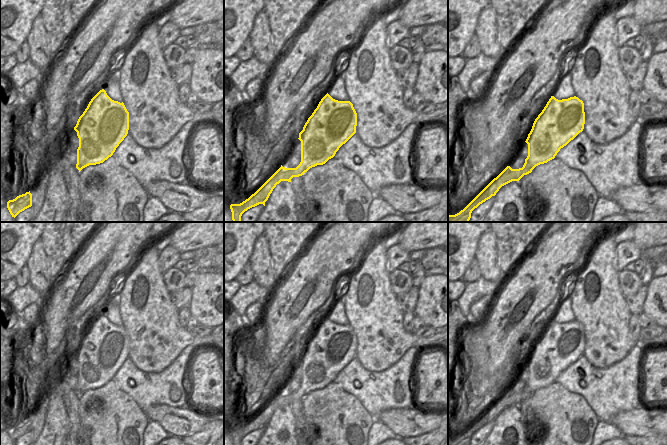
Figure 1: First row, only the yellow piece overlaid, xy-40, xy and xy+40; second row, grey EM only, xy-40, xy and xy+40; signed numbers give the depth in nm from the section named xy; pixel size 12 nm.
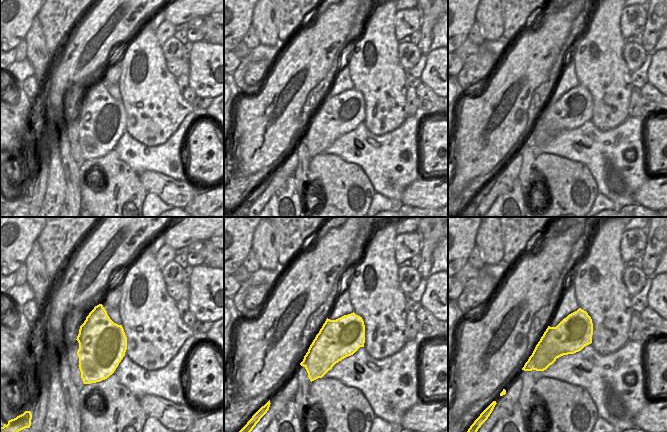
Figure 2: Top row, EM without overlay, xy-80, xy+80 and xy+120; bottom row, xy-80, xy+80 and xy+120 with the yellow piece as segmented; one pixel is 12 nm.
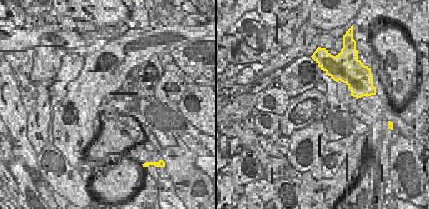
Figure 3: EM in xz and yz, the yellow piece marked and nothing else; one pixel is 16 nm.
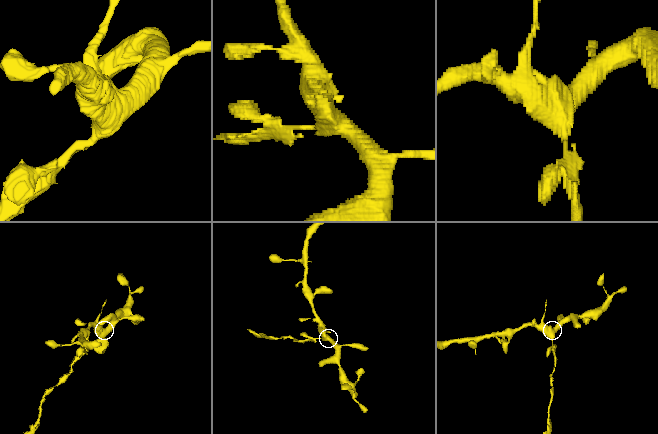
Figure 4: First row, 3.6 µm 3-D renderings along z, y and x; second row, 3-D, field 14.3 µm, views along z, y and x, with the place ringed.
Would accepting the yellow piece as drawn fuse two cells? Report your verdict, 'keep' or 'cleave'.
cleave

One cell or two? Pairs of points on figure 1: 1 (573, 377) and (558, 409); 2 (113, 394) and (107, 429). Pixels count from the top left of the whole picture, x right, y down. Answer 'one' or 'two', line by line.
1: two
2: one

